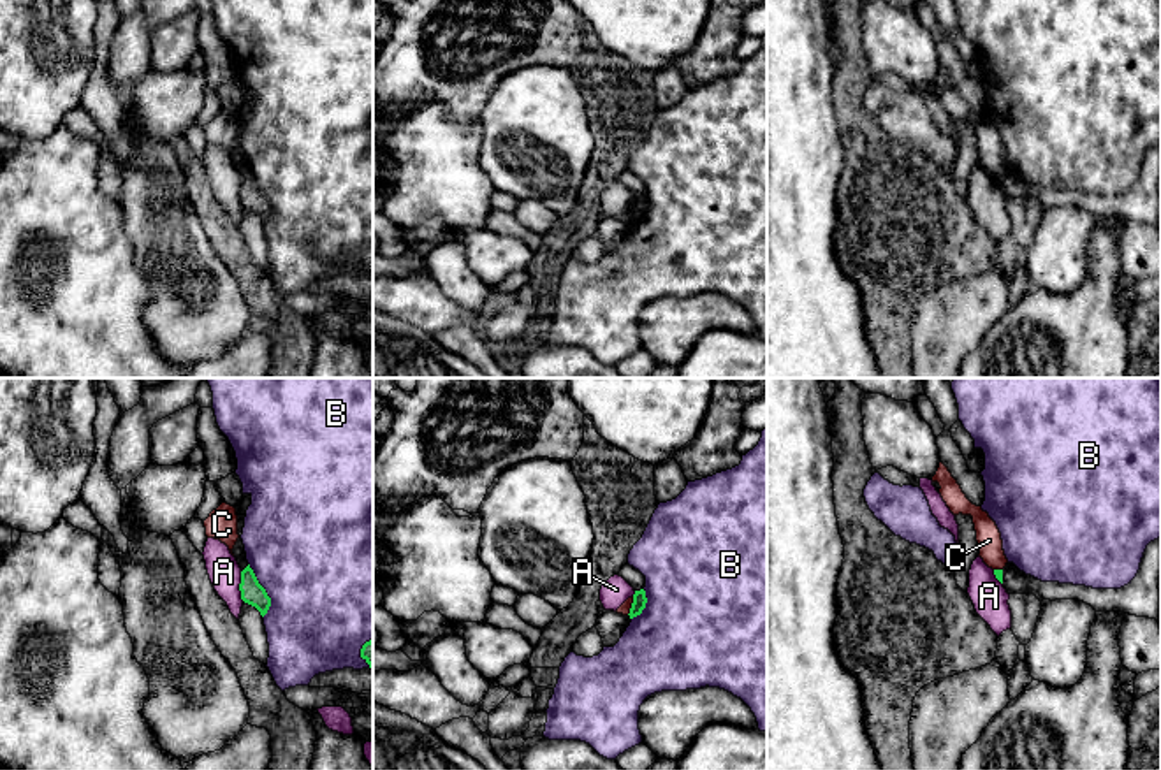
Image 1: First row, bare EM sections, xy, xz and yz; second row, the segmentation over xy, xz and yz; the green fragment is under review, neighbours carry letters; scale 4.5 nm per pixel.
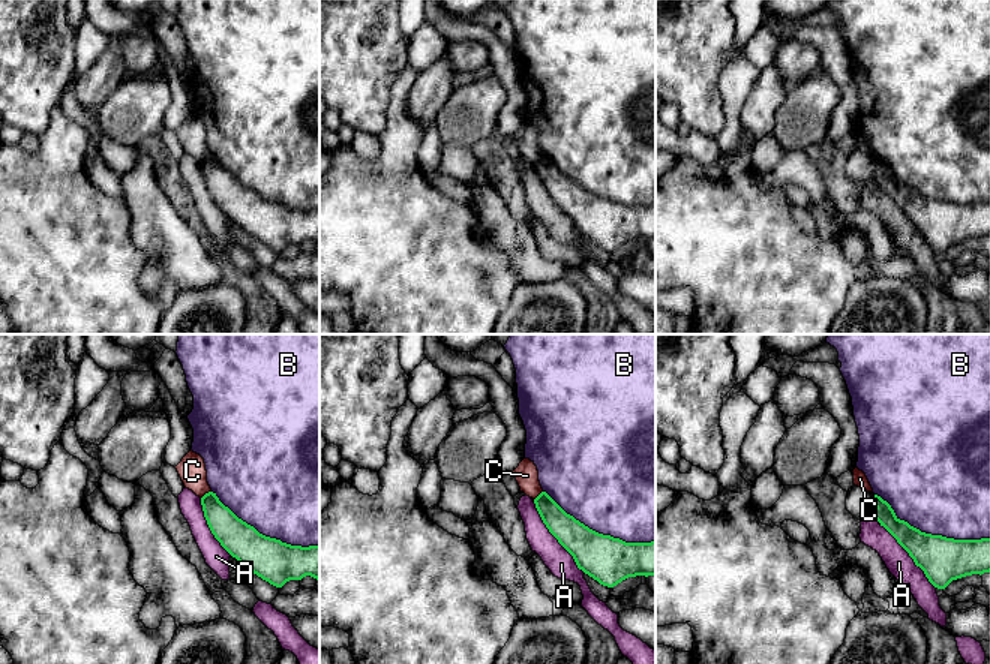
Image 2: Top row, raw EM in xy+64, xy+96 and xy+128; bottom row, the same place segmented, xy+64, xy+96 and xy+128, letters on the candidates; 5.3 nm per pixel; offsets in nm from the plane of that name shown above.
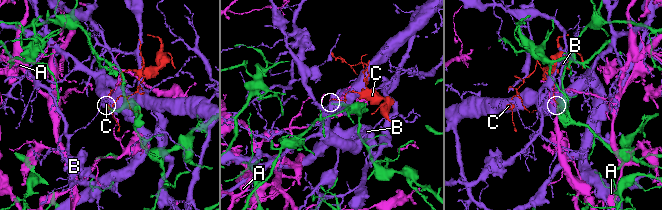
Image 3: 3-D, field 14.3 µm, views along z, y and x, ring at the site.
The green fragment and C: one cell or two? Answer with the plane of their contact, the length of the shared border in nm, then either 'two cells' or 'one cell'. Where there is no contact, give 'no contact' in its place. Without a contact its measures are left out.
contact in xz; length 90 nm; two cells

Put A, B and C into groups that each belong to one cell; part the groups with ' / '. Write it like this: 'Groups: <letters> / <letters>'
Groups: A / B / C

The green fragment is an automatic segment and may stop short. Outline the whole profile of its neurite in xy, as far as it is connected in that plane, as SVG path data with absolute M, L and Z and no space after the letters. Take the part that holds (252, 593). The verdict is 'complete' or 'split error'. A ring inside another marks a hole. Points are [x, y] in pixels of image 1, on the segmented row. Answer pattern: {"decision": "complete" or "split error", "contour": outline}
{"decision": "complete", "contour": "M250 564L241 571L241 599L252 607L255 607L260 615L264 617L271 607L271 598L267 596L266 589L259 584L253 570Z"}

